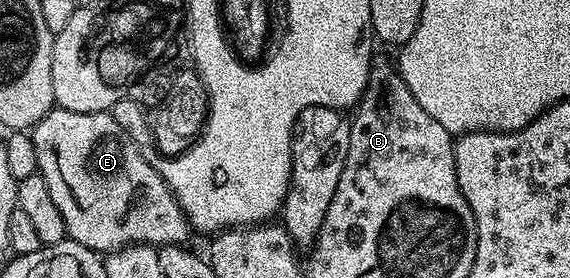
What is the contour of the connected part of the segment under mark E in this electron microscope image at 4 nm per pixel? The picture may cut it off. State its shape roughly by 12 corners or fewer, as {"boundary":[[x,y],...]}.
{"boundary":[[110,112],[32,127],[69,241],[189,243],[192,227]]}

